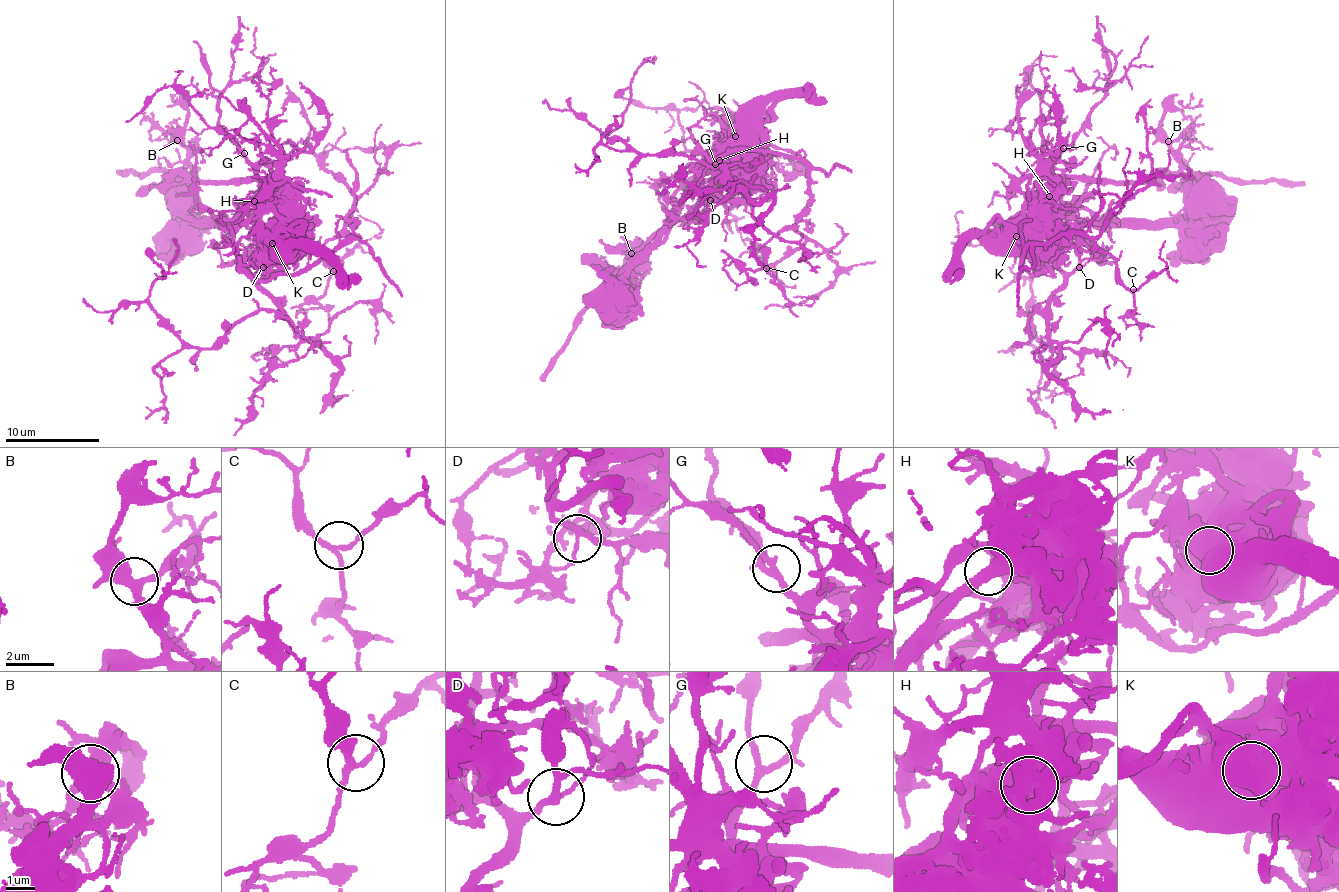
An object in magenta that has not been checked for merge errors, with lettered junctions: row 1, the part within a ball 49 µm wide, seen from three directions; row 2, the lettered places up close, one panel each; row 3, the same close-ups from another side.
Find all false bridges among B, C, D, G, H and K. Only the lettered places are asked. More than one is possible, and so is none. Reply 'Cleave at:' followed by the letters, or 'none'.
Cleave at: D, H, K

